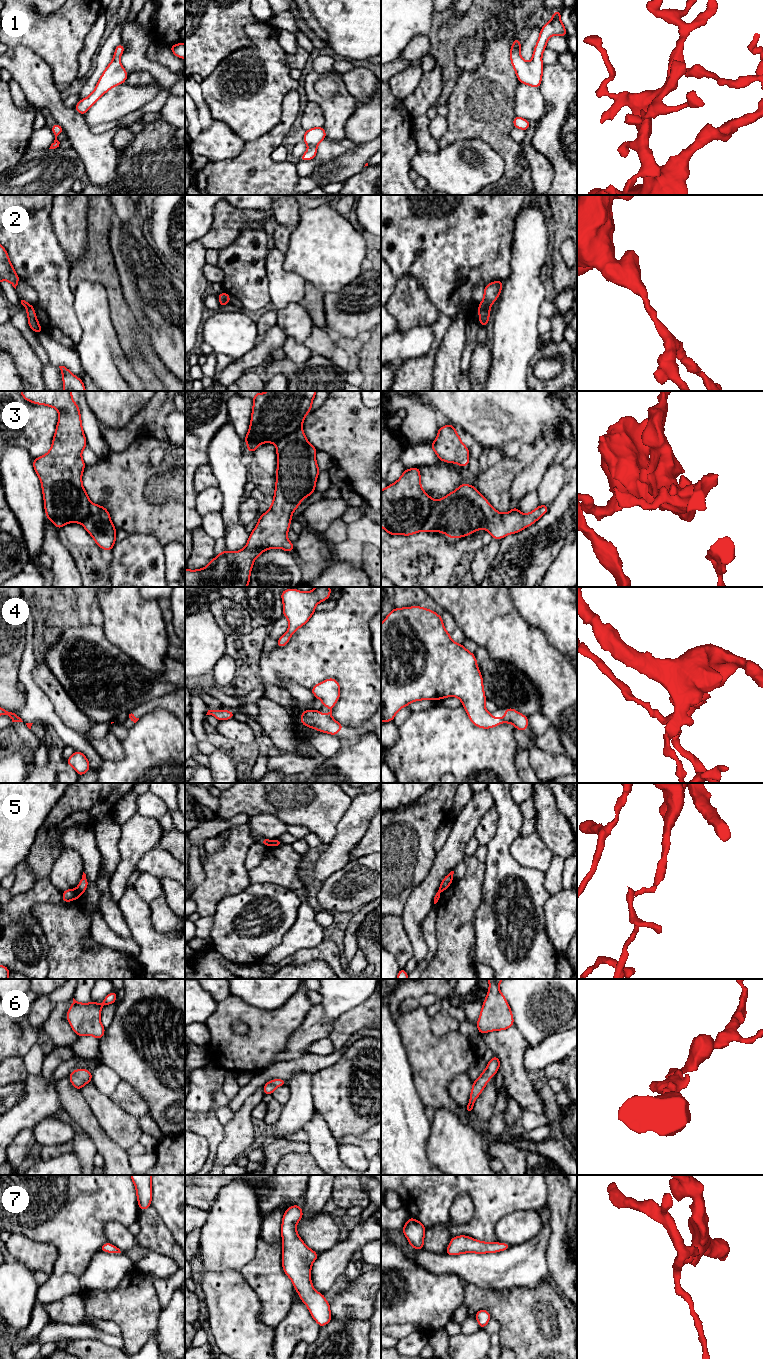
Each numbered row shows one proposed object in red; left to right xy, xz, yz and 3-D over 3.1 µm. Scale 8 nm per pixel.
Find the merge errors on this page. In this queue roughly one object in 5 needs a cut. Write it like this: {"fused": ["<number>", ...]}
{"fused": ["5"]}

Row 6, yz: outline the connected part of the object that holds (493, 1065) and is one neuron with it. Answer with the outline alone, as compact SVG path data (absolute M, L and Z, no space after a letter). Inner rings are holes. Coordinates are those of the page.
M498 1056L494 1057L487 1063L486 1069L481 1073L477 1080L473 1081L472 1090L470 1093L470 1100L468 1105L464 1108L469 1114L473 1112L473 1105L477 1097L486 1087L487 1082L497 1073L500 1068L500 1059Z

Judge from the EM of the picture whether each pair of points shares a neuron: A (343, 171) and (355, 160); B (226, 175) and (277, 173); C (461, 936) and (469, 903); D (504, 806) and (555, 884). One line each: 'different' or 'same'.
A: same
B: same
C: same
D: different

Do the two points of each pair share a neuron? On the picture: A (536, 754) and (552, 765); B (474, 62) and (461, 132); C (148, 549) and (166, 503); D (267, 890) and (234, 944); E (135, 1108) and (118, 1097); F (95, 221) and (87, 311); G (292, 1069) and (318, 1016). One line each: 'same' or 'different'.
A: same
B: different
C: different
D: same
E: same
F: different
G: different

